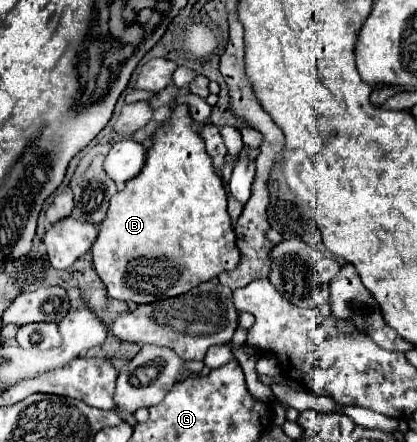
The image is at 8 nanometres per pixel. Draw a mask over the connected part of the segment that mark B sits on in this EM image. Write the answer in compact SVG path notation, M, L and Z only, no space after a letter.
M186 106L172 110L170 120L162 126L148 148L146 166L120 190L108 208L108 218L100 224L100 234L92 246L94 268L106 284L108 294L122 302L152 304L164 298L180 296L202 282L216 278L220 272L234 270L240 264L236 234L226 210L226 192L222 178L214 172L212 160L204 152L204 142L192 130L192 118Z

